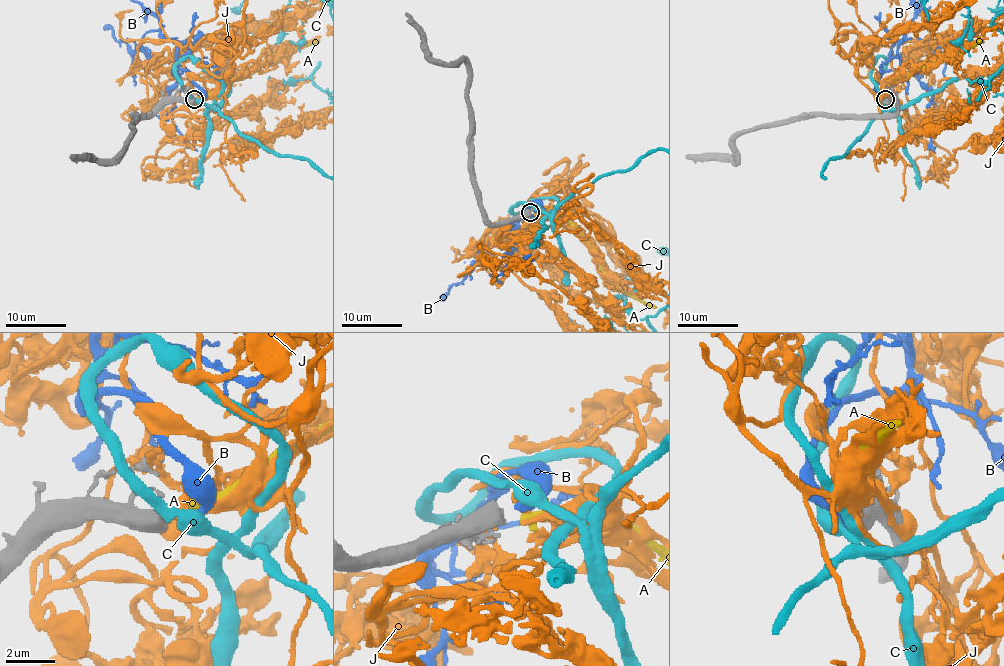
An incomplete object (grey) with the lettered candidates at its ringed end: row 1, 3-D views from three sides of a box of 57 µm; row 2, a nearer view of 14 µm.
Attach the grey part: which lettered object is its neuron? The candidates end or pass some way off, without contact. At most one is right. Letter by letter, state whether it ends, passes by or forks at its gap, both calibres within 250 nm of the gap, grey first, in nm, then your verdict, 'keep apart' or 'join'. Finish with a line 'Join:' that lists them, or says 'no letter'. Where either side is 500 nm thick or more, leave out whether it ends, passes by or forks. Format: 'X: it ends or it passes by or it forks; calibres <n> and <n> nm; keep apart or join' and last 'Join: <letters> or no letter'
A: calibres 600 and 480 nm; keep apart
B: calibres 600 and 320 nm; keep apart
C: calibres 600 and 550 nm; keep apart
J: calibres 600 and 500 nm; keep apart
Join: no letter

